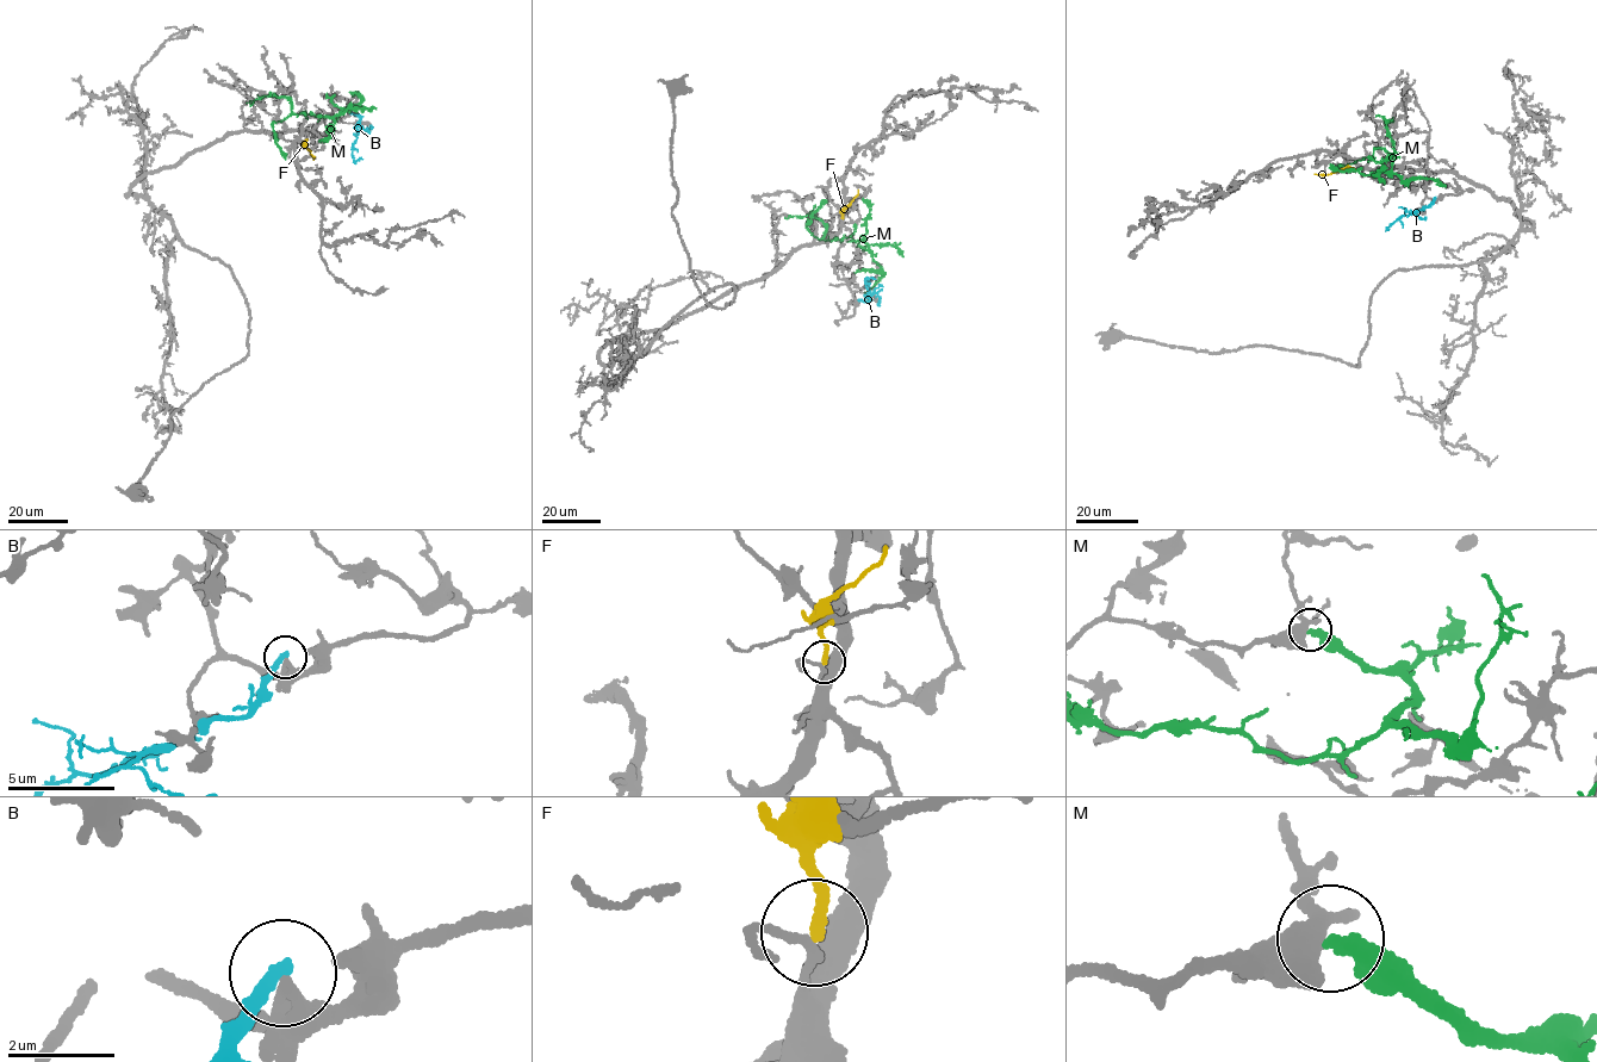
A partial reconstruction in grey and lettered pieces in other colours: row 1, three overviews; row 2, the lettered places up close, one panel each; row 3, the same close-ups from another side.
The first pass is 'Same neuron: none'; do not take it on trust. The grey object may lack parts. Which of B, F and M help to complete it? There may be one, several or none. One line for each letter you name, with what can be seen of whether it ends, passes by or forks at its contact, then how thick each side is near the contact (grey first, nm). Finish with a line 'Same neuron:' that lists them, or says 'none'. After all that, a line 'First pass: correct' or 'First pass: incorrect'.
Same neuron: none
First pass: correct

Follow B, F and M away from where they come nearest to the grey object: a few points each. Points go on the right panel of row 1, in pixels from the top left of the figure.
B: (1436, 198), (1431, 204), (1405, 215), (1387, 229)
F: (1354, 168), (1313, 173)
M: (1367, 156), (1383, 161), (1393, 154), (1375, 148), (1371, 157), (1342, 166), (1338, 172)

